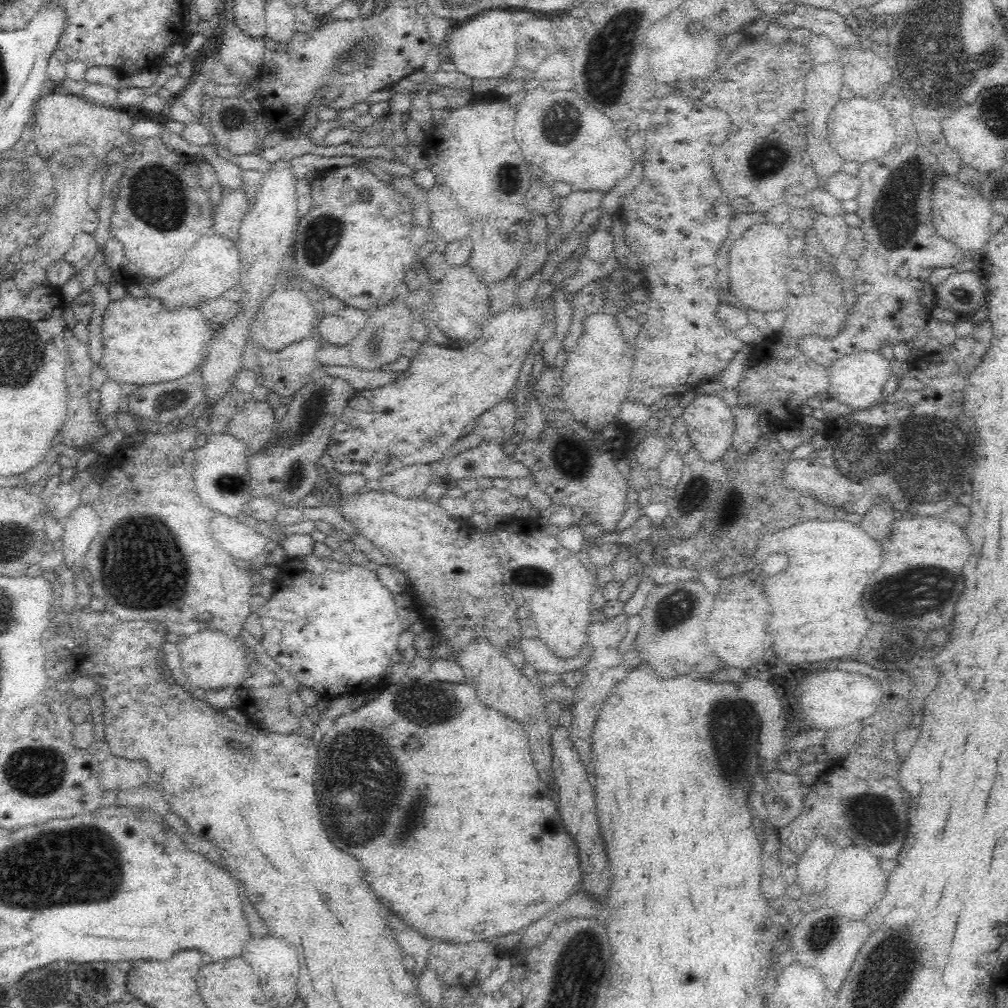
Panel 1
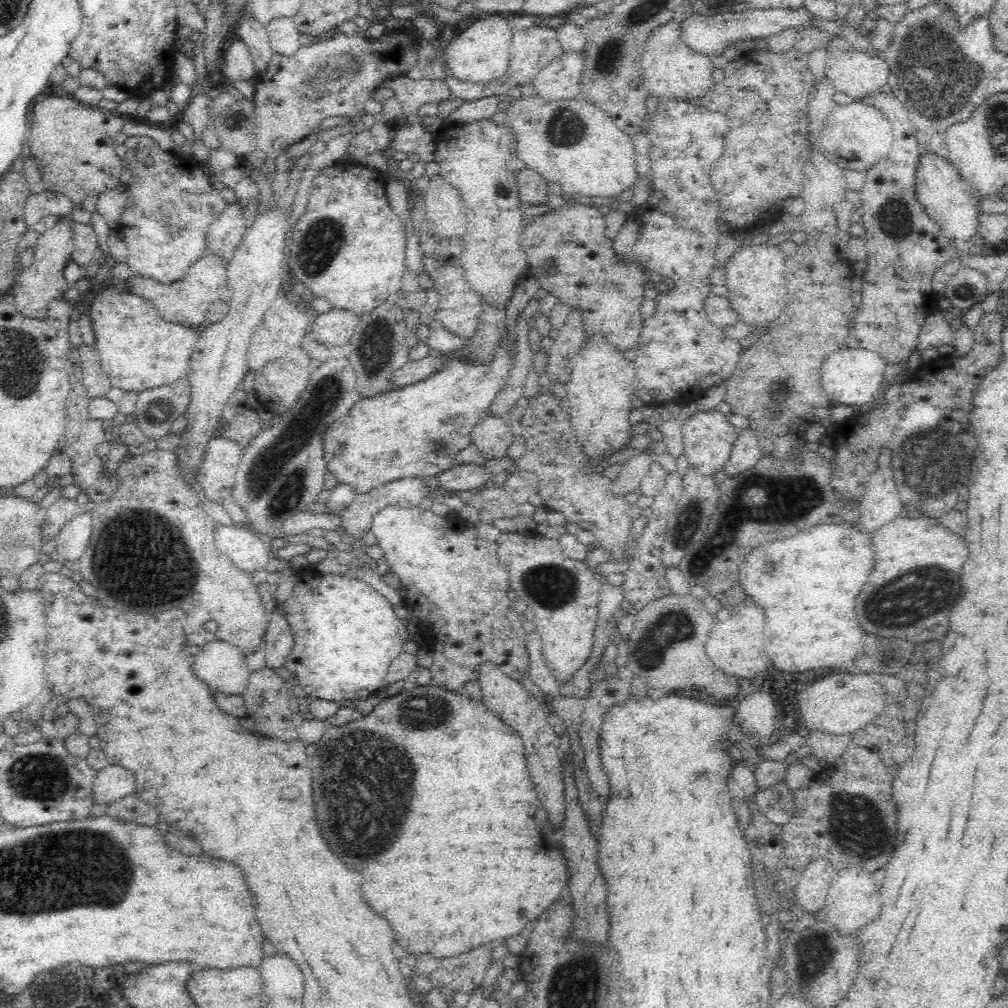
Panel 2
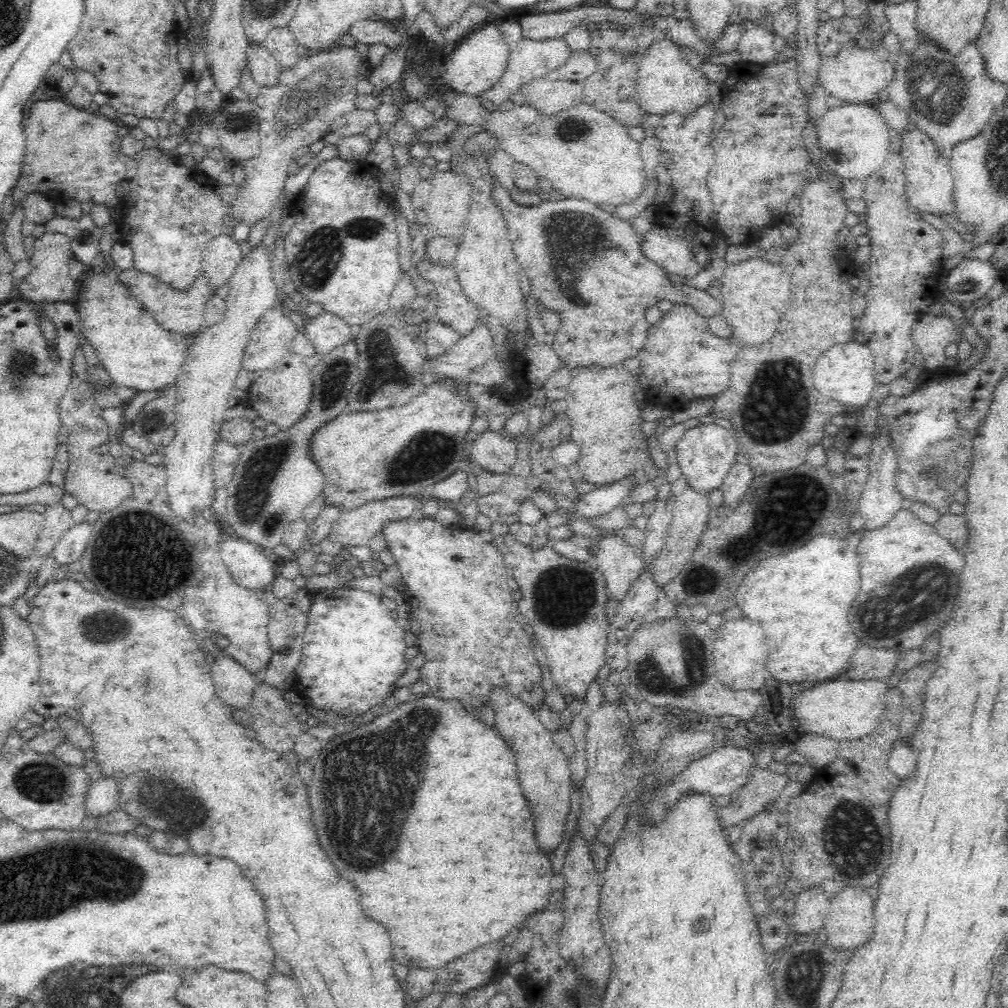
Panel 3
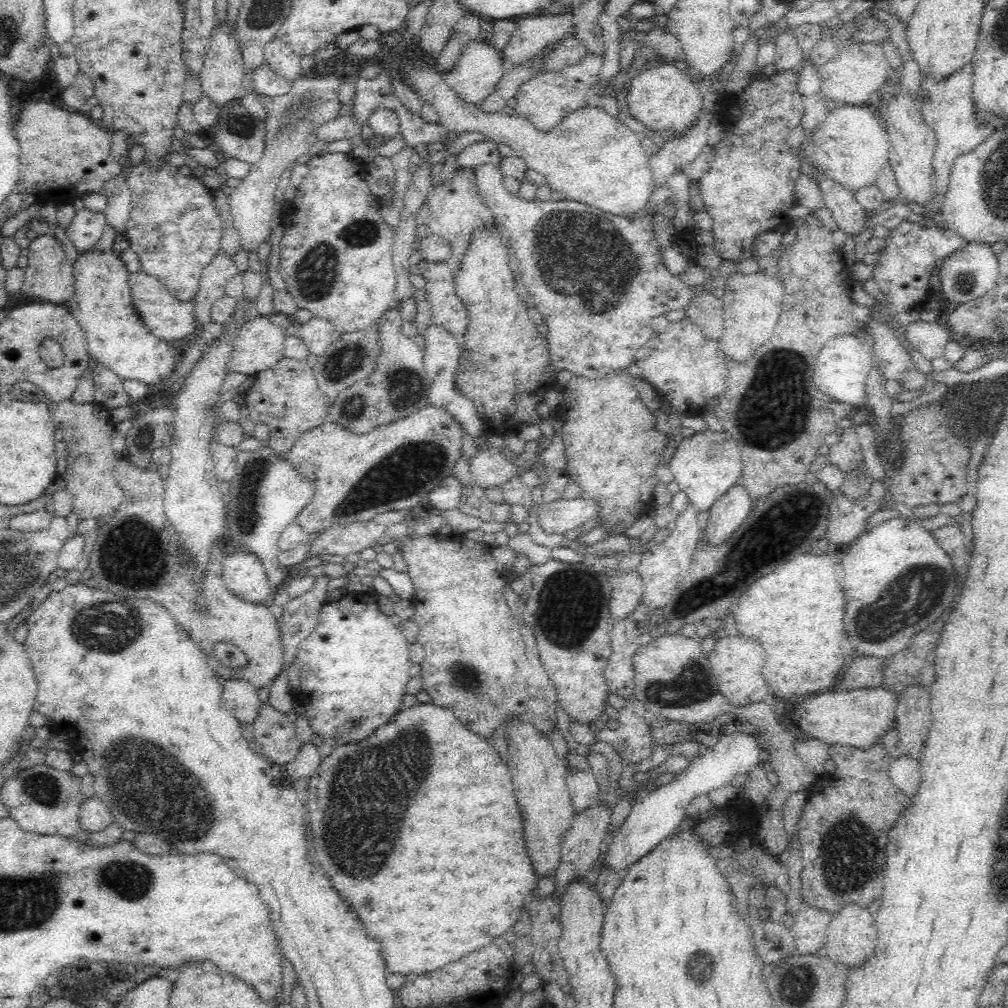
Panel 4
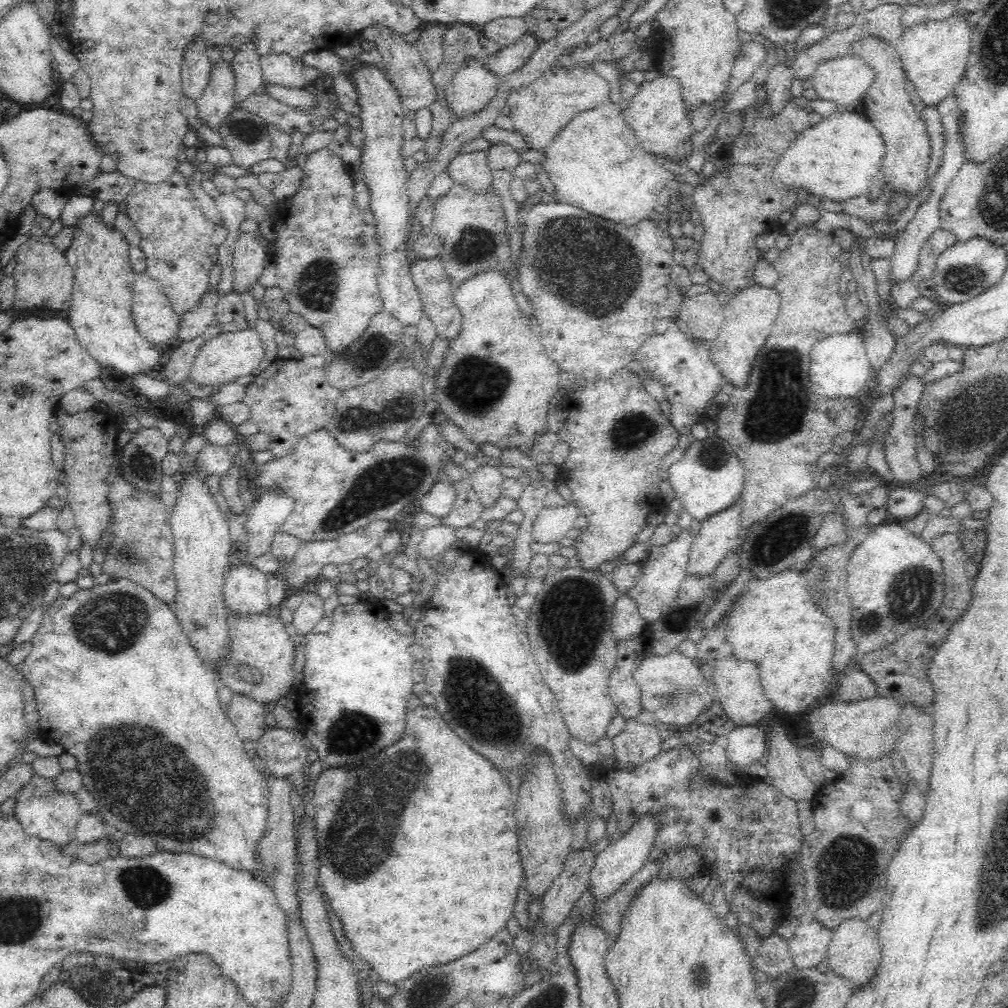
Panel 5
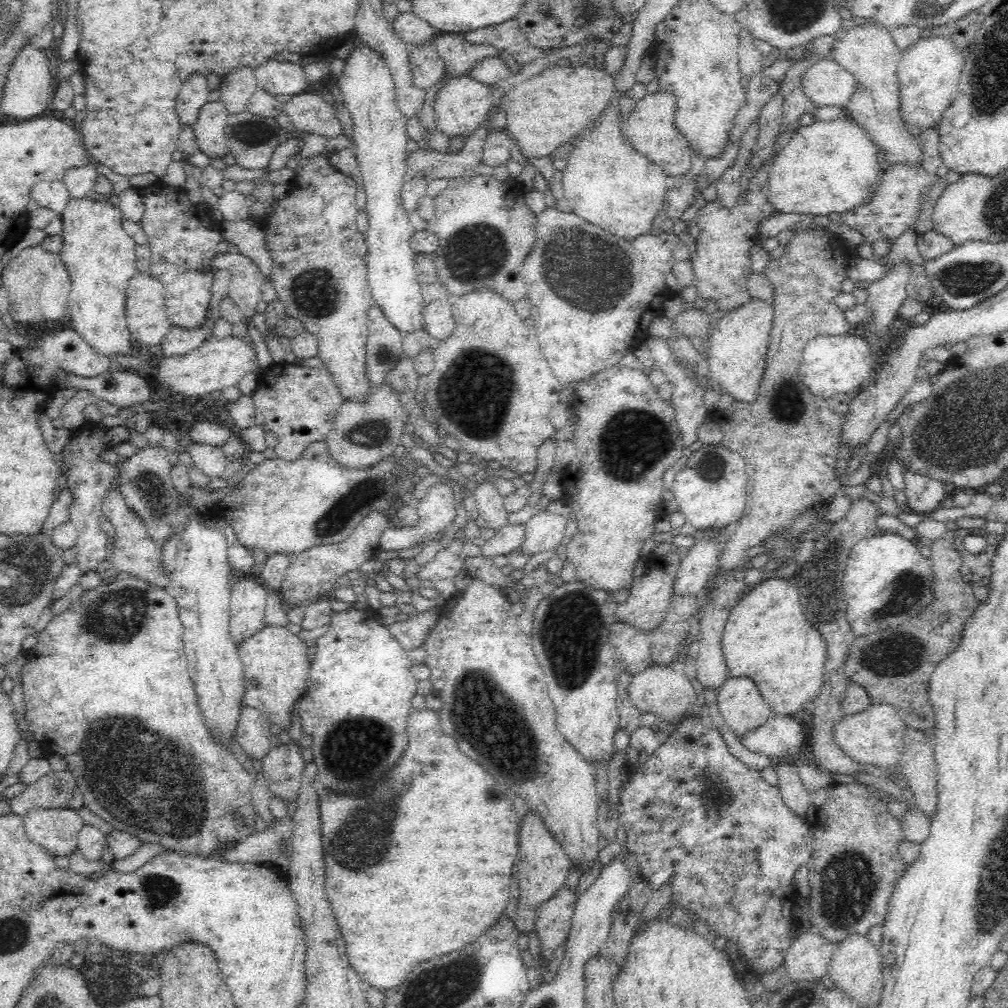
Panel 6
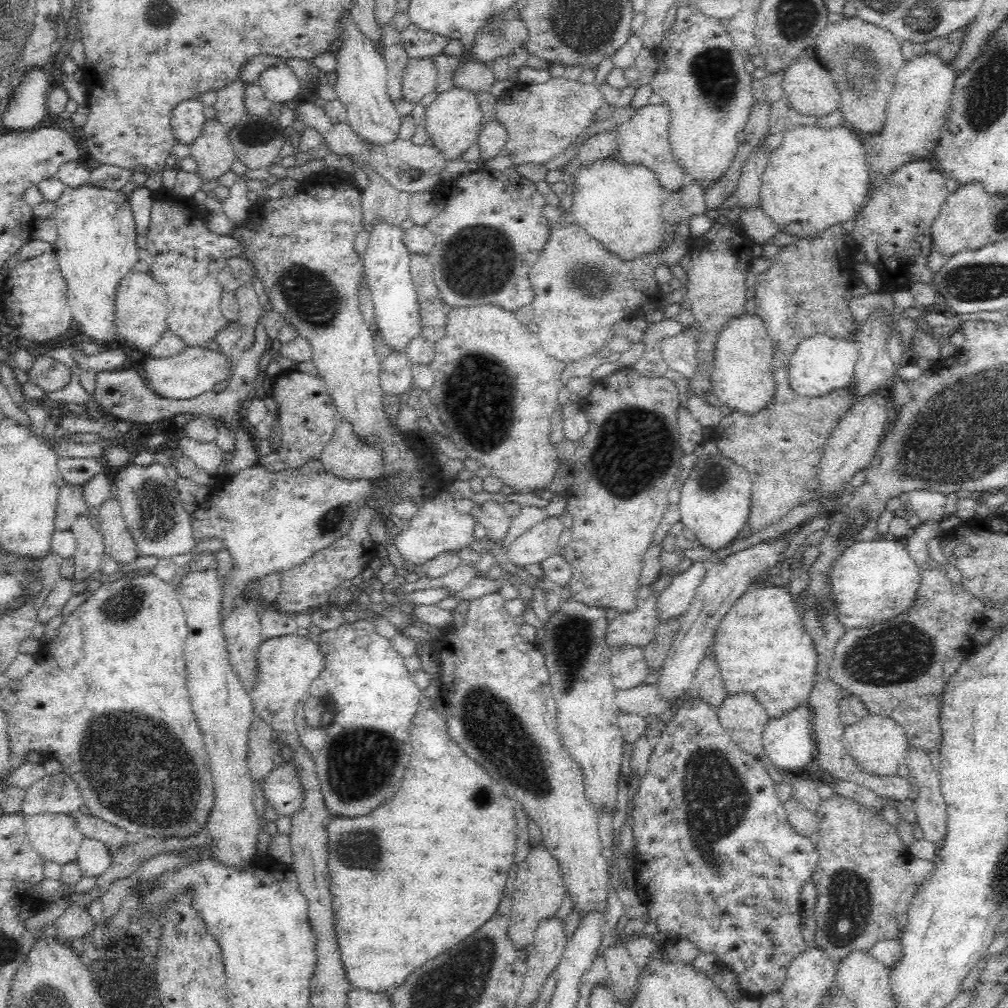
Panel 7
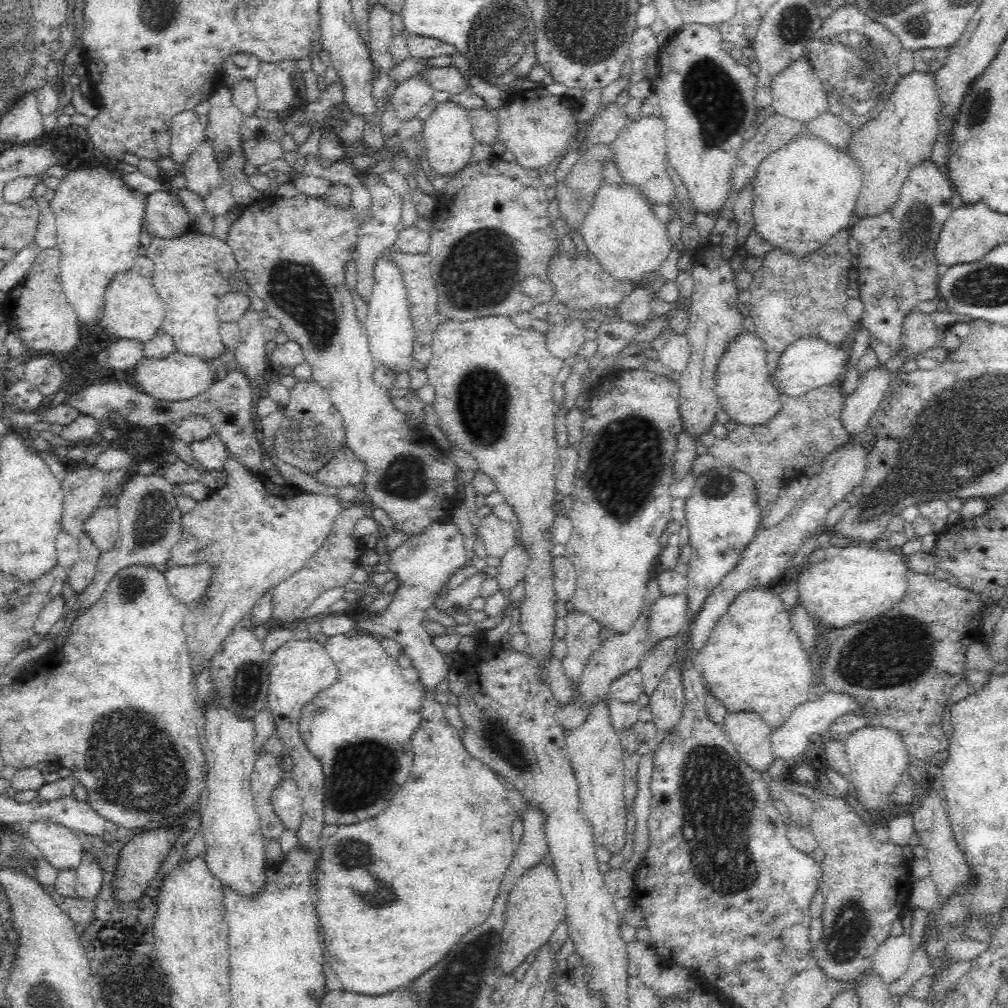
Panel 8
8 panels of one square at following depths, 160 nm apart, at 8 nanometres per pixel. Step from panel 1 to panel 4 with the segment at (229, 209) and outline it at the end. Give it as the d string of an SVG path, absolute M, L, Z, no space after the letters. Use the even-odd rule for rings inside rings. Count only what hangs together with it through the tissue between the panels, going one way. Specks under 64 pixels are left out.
M224 250L214 256L213 260L203 269L199 289L193 298L195 300L195 317L198 323L210 322L210 310L218 298L224 296L226 282L240 274L238 265L232 256Z

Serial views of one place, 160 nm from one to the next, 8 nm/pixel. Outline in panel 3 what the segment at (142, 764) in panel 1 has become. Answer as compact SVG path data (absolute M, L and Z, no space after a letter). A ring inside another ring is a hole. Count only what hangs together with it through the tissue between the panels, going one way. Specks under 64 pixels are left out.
M102 775L90 785L85 798L88 815L99 818L119 808L119 784L115 776Z

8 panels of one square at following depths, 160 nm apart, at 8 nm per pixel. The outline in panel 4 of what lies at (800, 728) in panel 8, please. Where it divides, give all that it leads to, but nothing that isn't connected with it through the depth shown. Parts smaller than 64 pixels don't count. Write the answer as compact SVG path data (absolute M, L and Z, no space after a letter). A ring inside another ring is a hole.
M742 732L728 734L714 747L703 748L702 754L691 759L689 765L677 772L673 780L650 791L642 800L631 805L632 811L613 836L607 853L602 856L603 863L616 872L624 873L632 862L648 854L648 850L652 850L660 840L675 832L688 819L686 808L689 802L696 797L708 795L712 790L730 786L738 775L747 774L763 760L764 752L758 748L757 738Z

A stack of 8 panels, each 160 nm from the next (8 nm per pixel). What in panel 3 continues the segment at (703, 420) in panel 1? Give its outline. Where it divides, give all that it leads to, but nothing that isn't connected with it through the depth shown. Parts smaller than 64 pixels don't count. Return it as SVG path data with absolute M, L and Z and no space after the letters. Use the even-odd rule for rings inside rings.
M708 422L684 429L682 438L678 440L675 447L677 461L682 474L686 476L687 485L690 485L696 491L709 493L723 484L730 467L736 462L738 443L733 429Z

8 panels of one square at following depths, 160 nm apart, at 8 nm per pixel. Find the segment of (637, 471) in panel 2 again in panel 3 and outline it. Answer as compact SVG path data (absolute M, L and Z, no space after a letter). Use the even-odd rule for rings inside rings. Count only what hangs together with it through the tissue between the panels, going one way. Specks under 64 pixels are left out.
M624 476L622 479L619 482L597 487L596 490L583 494L575 504L576 514L589 521L592 518L608 514L620 506L624 498L636 486L633 476Z

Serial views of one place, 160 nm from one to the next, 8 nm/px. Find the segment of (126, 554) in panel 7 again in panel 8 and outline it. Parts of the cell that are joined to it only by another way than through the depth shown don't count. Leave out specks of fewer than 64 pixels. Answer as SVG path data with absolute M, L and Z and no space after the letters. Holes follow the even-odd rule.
M114 503L94 509L82 527L101 552L112 550L119 537L119 514Z

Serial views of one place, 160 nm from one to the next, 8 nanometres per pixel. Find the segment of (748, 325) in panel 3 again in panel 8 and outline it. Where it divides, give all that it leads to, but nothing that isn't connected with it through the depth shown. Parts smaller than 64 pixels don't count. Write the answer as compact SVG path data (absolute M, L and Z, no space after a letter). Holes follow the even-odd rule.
M742 330L743 332L733 339L728 346L728 349L718 360L715 378L715 391L717 401L728 414L729 418L740 424L762 424L770 420L779 410L782 403L780 402L782 394L772 379L772 371L767 365L766 346L762 339L758 338L757 332Z

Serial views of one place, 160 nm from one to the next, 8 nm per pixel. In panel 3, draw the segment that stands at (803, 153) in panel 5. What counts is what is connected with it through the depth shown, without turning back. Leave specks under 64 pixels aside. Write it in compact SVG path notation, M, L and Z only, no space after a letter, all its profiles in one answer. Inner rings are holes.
M846 103L830 108L817 126L817 143L821 159L831 172L841 178L863 181L884 164L889 155L890 128L872 103ZM844 104L844 106L842 106Z

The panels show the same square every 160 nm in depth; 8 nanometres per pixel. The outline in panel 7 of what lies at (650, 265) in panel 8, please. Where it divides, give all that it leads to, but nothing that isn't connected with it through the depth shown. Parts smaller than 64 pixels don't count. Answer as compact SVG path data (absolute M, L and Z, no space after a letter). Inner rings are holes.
M621 157L598 158L590 164L582 164L576 172L571 194L574 221L622 260L658 251L663 244L665 229L661 207L666 193L654 171L643 164L628 164Z

